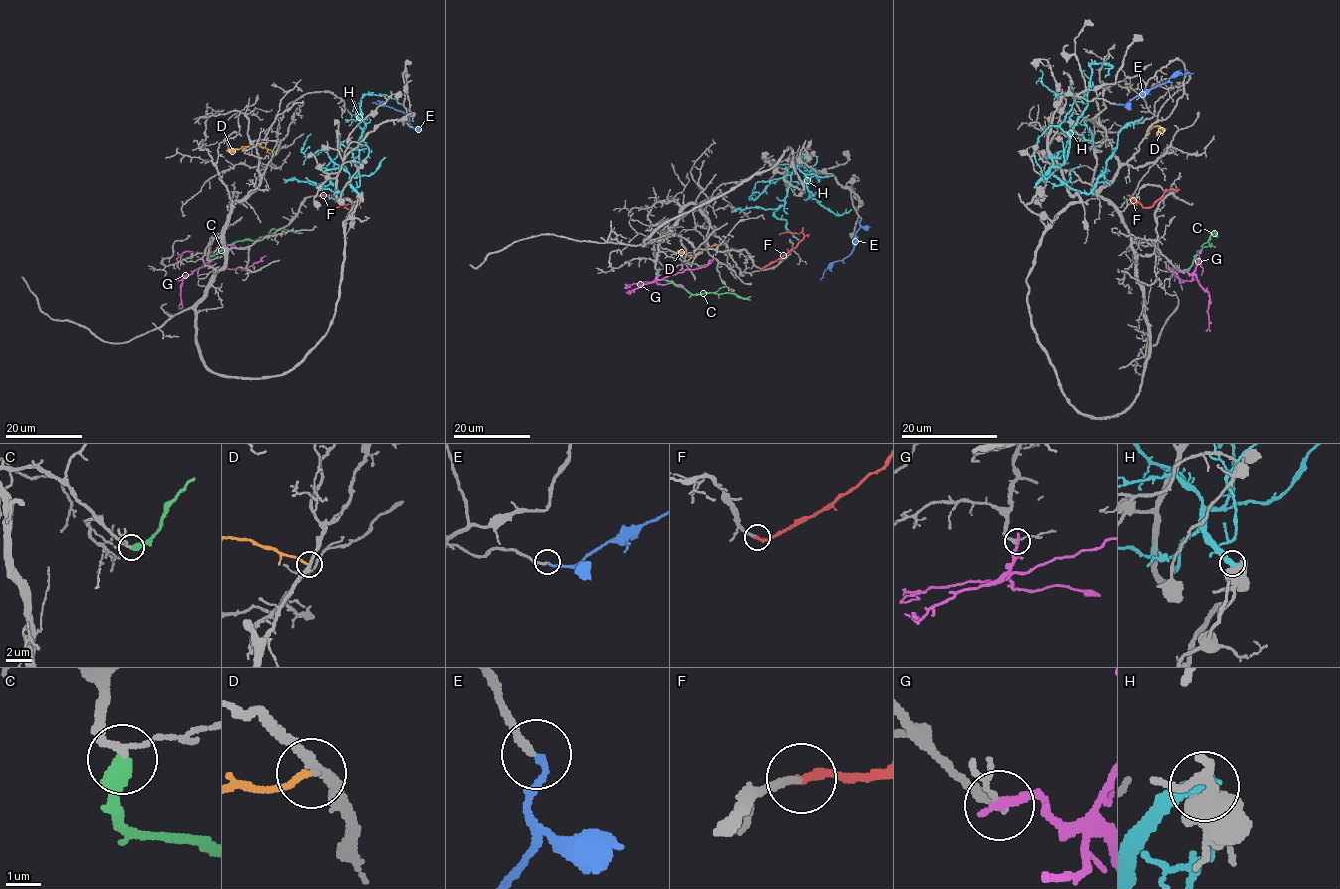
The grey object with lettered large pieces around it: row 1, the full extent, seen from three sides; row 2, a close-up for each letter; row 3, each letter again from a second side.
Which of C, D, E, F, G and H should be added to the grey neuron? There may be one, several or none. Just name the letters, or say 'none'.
C, E, F

